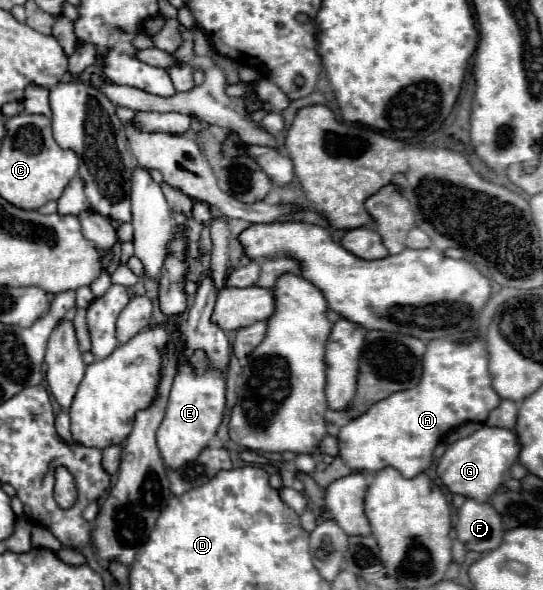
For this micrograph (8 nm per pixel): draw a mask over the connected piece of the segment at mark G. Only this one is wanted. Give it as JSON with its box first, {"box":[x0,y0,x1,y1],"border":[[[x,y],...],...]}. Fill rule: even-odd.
{"box":[436,424,520,500],"border":[[[484,424],[480,430],[448,446],[448,450],[442,454],[436,466],[436,474],[450,492],[474,500],[488,500],[502,484],[508,468],[518,460],[518,454],[520,454],[520,442],[514,430],[494,428]]]}

